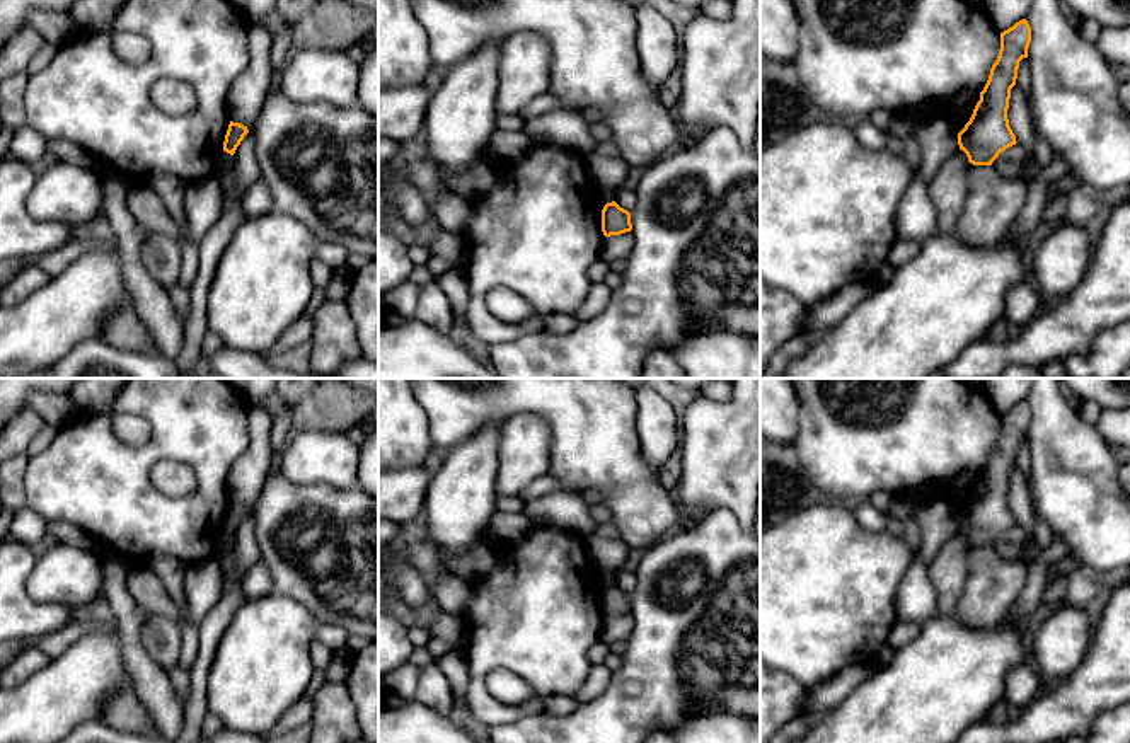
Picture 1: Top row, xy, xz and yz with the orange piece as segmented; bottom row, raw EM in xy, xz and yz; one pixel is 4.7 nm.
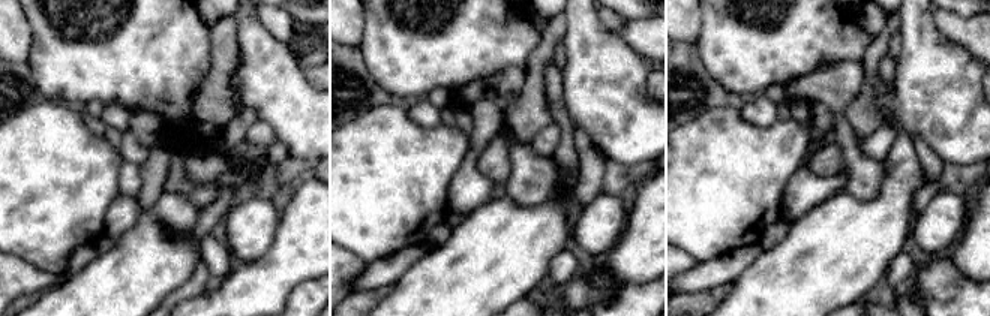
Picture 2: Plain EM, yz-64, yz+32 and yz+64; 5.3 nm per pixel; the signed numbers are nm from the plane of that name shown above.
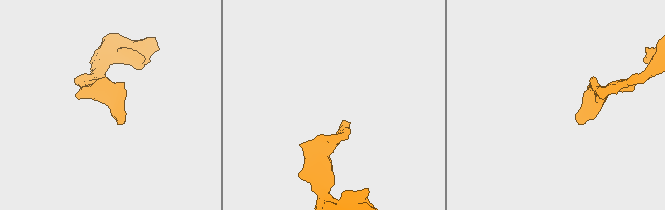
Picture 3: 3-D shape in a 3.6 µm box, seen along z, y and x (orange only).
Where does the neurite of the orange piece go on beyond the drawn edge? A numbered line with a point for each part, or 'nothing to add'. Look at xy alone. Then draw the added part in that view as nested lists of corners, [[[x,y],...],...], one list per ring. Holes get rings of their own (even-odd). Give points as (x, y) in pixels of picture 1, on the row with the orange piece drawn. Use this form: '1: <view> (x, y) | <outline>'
nothing to add

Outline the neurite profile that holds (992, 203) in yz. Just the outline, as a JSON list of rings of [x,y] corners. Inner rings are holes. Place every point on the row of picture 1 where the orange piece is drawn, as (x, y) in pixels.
[[[992,165],[966,169],[966,201],[953,233],[973,247],[990,247],[1012,225],[1028,198],[1023,177],[1004,177]]]

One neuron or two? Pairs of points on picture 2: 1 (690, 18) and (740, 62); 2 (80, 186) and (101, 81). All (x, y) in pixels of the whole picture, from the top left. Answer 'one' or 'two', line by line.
1: two
2: two

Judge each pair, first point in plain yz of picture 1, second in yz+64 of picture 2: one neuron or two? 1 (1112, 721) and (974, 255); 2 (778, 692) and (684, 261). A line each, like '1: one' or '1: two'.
1: two
2: one

